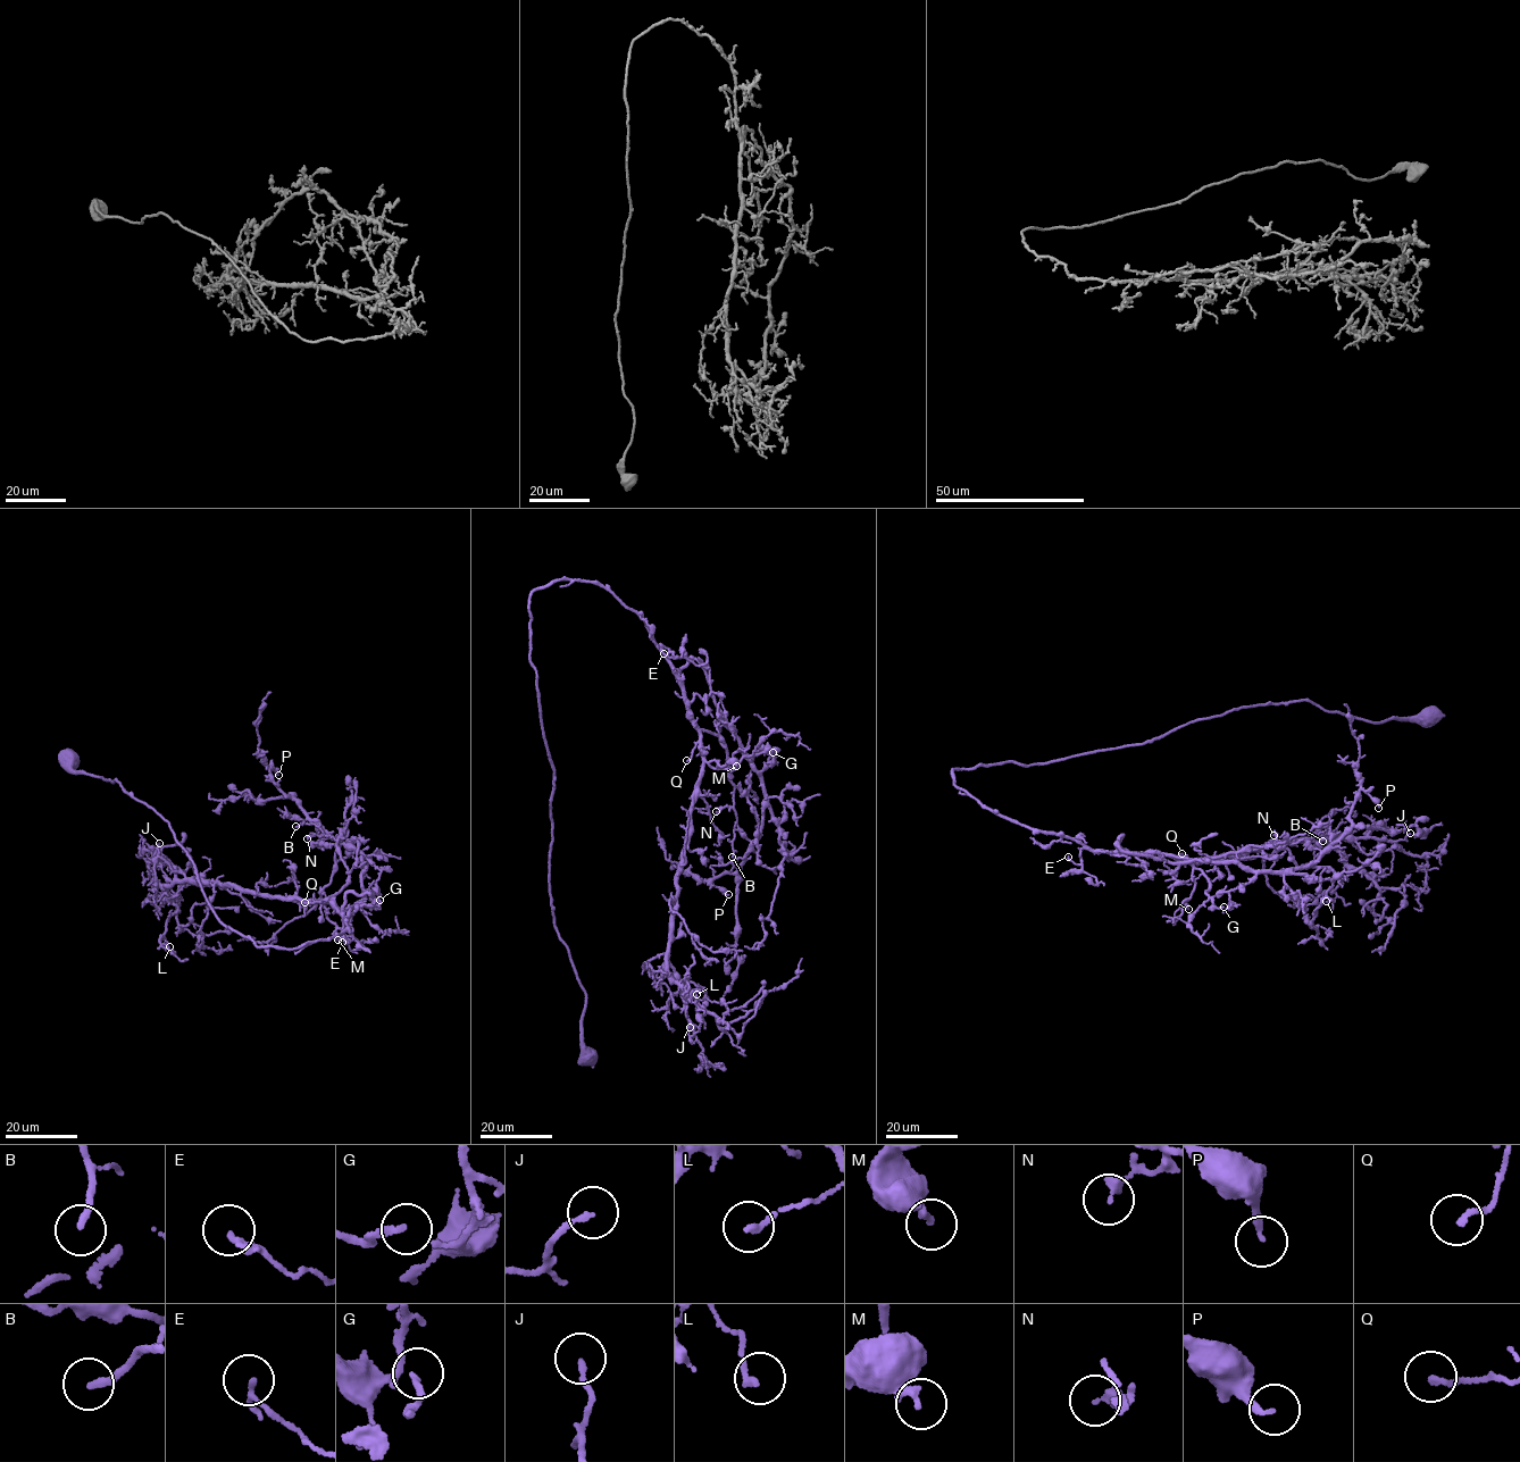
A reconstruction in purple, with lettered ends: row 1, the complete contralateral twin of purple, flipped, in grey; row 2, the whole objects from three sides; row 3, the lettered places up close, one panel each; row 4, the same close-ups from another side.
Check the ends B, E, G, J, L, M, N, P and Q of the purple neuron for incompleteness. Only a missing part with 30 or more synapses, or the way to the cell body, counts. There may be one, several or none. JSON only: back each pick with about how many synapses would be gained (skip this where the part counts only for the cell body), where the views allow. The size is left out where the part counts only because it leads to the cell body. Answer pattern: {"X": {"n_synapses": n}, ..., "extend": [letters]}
{"extend": []}

